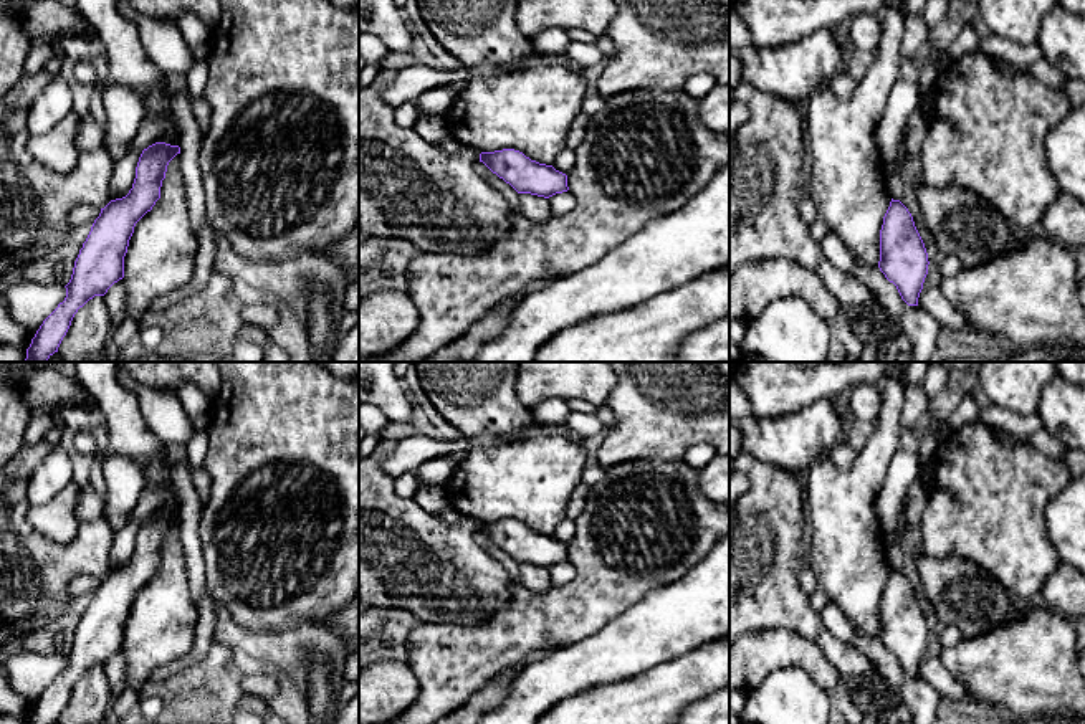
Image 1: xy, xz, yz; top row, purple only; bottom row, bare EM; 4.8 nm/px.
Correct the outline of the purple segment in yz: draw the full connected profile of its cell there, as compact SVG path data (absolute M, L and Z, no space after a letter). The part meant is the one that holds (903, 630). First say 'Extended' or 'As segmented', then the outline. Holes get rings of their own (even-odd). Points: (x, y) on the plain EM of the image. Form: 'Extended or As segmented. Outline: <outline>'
As segmented. Outline: M891 569L880 600L878 638L908 676L918 676L928 635L911 583L900 570Z

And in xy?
As segmented. Outline: M155 512L142 521L129 564L101 579L74 631L66 668L43 691L26 724L55 724L79 678L124 648L124 626L136 593L160 569L169 532L180 524L179 516Z

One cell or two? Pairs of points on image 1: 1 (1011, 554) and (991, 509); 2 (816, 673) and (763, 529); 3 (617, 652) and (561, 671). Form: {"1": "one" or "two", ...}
{"1": "one", "2": "two", "3": "one"}

